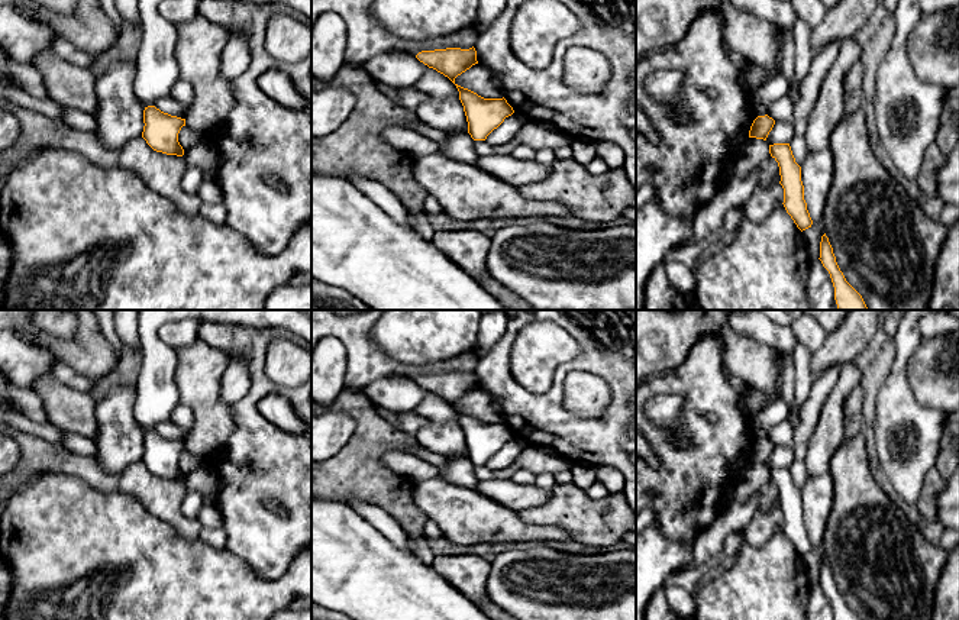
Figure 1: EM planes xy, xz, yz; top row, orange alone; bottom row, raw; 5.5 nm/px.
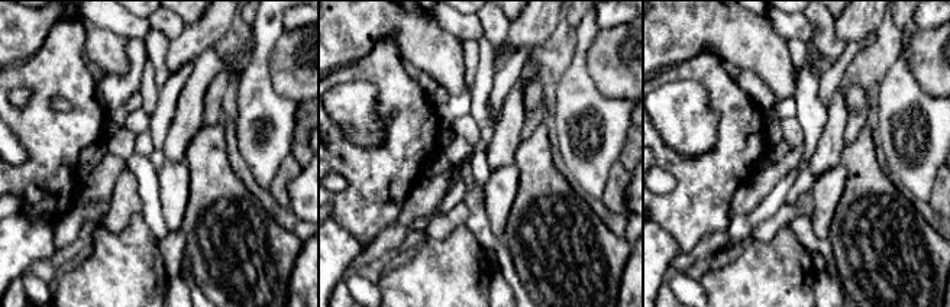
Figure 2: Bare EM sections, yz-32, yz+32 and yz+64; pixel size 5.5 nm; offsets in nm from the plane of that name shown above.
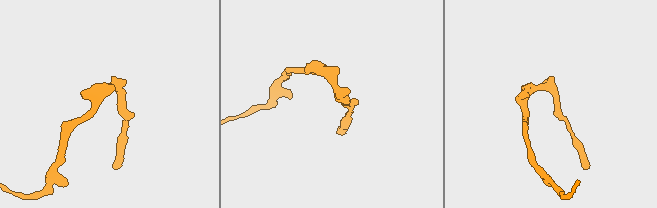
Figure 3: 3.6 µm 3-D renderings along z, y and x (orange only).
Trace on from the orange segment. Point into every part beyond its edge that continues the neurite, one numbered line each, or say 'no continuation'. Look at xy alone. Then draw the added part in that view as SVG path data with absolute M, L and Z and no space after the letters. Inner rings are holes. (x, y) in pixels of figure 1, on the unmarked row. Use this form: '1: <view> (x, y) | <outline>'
1: xy (158, 394) | M138 310L143 362L136 382L133 413L148 430L168 420L181 403L175 381L177 352L159 339L162 324L184 319L232 327L281 329L311 345L311 319L300 310Z

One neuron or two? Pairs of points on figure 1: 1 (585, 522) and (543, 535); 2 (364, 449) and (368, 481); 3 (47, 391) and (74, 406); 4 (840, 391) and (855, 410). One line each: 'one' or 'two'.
1: two
2: one
3: one
4: two

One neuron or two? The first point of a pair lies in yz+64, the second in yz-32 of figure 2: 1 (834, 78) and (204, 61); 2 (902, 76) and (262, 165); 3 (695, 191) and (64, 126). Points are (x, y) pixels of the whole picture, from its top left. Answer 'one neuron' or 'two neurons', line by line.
1: two neurons
2: one neuron
3: one neuron

